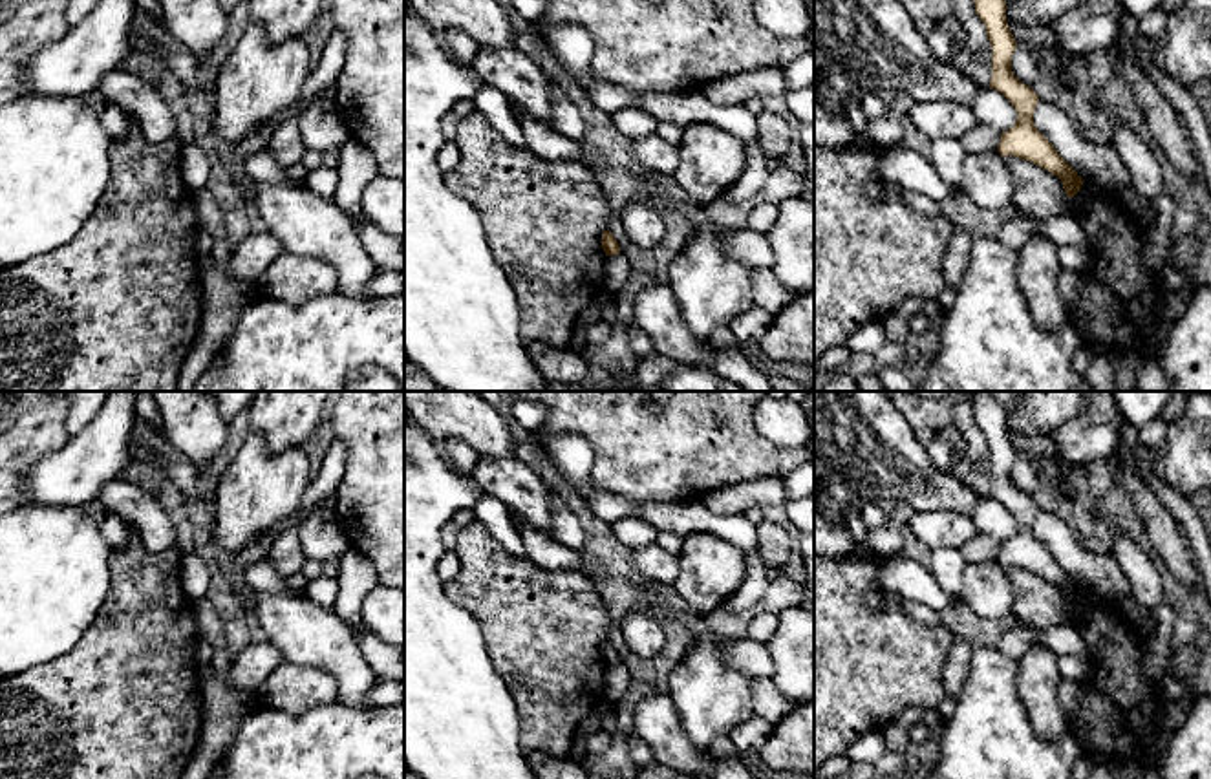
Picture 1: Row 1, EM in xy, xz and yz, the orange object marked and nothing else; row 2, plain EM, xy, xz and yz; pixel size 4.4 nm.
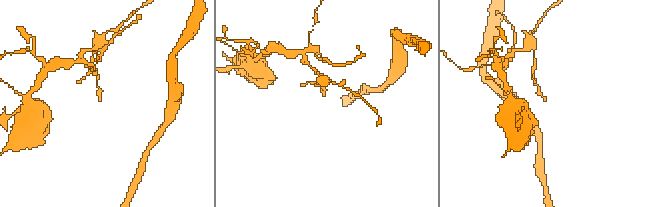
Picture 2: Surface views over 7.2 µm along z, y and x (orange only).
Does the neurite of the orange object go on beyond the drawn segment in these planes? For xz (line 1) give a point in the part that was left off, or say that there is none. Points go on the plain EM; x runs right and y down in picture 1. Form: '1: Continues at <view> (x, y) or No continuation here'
1: No continuation here

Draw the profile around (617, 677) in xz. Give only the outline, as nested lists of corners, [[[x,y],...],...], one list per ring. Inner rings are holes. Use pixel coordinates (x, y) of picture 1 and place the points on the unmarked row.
[[[622,664],[606,666],[604,700],[616,704],[626,699],[633,678]]]

